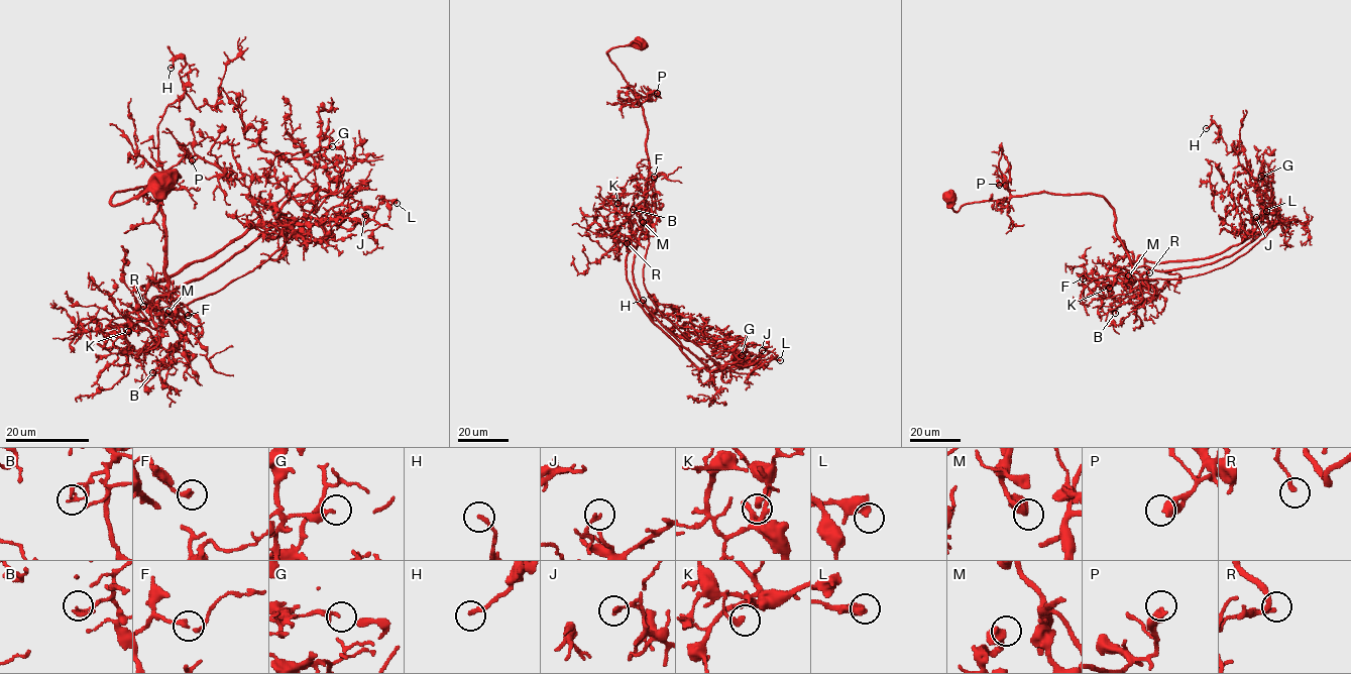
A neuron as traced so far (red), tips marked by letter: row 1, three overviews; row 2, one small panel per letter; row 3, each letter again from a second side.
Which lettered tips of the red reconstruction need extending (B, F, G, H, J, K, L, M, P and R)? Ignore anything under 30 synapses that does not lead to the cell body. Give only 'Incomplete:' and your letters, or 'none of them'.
Incomplete: none of them

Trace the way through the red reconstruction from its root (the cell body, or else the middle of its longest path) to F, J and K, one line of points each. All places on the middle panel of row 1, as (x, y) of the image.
F: (639, 41), (607, 54), (647, 128), (648, 196), (638, 206), (644, 226), (655, 208), (647, 179), (654, 177)
J: (639, 41), (607, 51), (647, 128), (648, 196), (627, 281), (698, 368), (749, 365), (762, 350)
K: (639, 41), (607, 51), (647, 128), (648, 196), (631, 242), (631, 223), (617, 203)

